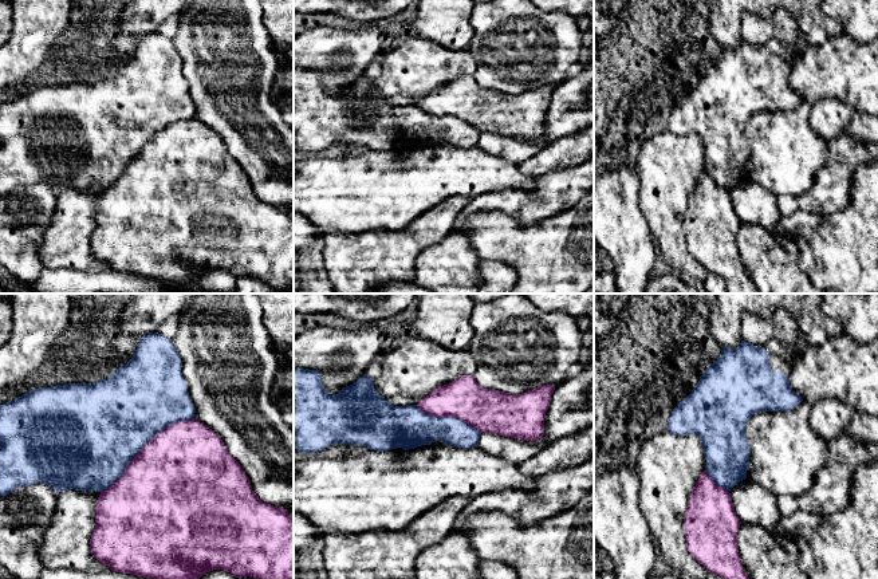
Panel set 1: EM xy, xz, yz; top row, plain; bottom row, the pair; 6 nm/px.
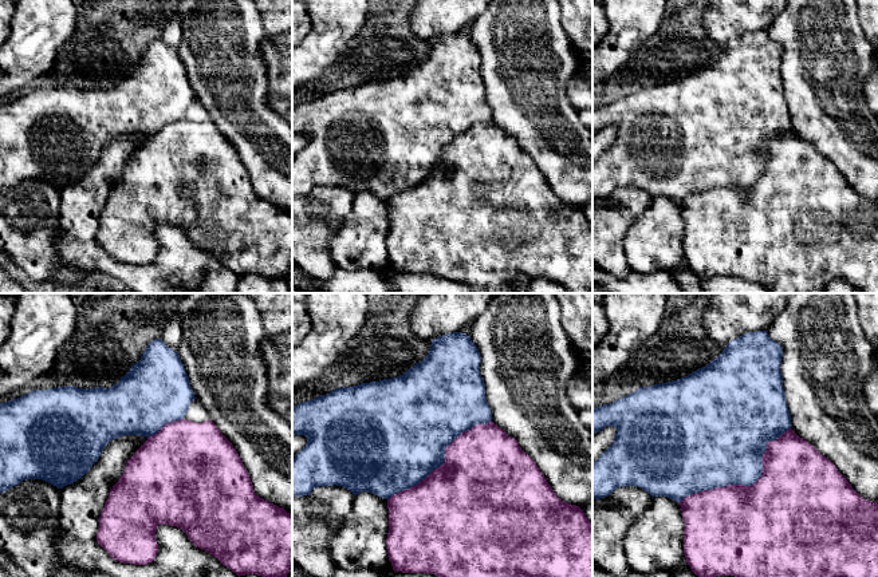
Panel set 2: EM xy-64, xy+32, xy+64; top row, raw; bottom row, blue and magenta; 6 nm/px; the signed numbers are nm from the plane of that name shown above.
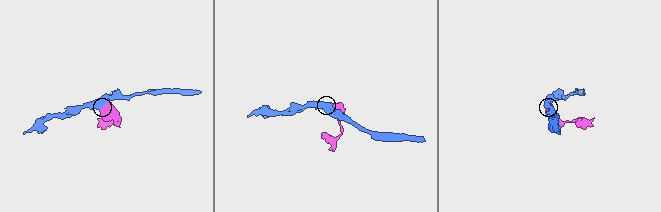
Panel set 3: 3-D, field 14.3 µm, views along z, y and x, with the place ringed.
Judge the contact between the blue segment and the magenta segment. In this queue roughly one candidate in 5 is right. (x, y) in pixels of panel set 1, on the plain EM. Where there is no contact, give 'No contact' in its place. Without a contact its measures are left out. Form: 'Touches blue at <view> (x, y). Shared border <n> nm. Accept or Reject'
Touches blue at xy (144, 145). Shared border 700 nm. Reject

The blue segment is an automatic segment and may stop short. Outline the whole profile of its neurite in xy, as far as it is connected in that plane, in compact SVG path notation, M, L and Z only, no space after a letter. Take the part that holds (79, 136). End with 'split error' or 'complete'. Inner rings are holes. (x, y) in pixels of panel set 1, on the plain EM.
M154 32L139 38L133 58L117 68L107 79L94 83L68 83L51 87L38 87L9 102L0 105L0 196L7 196L20 186L29 186L36 182L50 185L56 193L66 189L103 192L113 185L126 169L126 165L166 126L178 121L194 118L196 107L190 99L185 78L181 72L182 60L173 42L164 35Z; complete

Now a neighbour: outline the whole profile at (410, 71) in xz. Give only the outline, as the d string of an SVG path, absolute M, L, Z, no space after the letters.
M417 35L401 46L390 48L381 66L379 76L374 79L374 88L394 106L417 105L438 86L448 84L461 75L473 75L477 67L468 50L450 51Z

